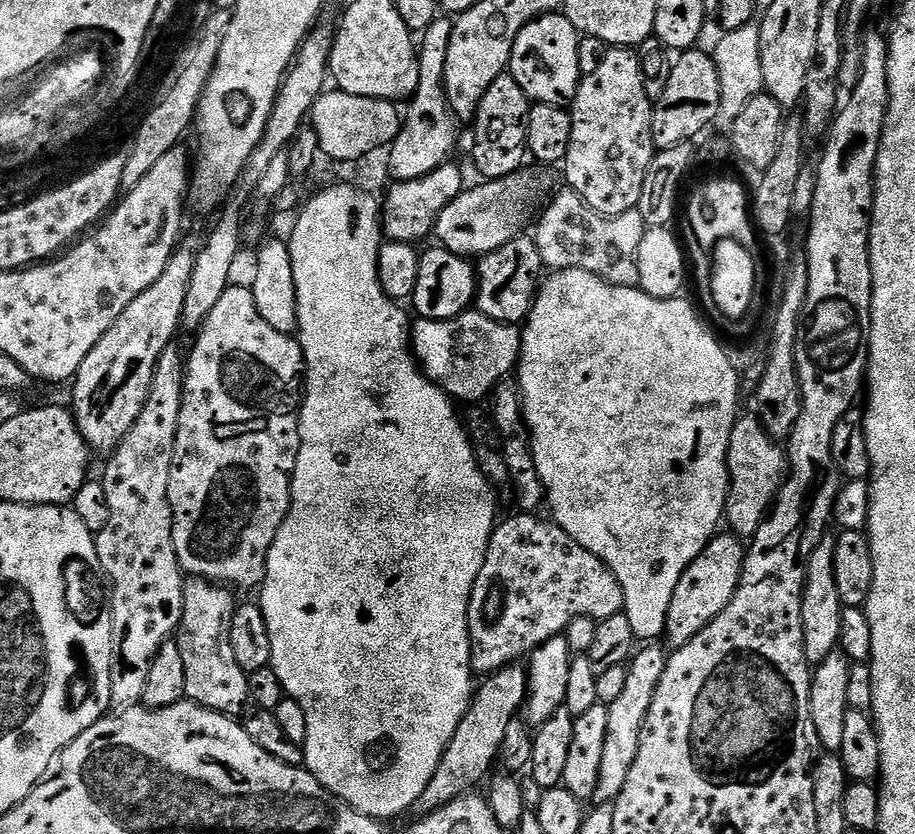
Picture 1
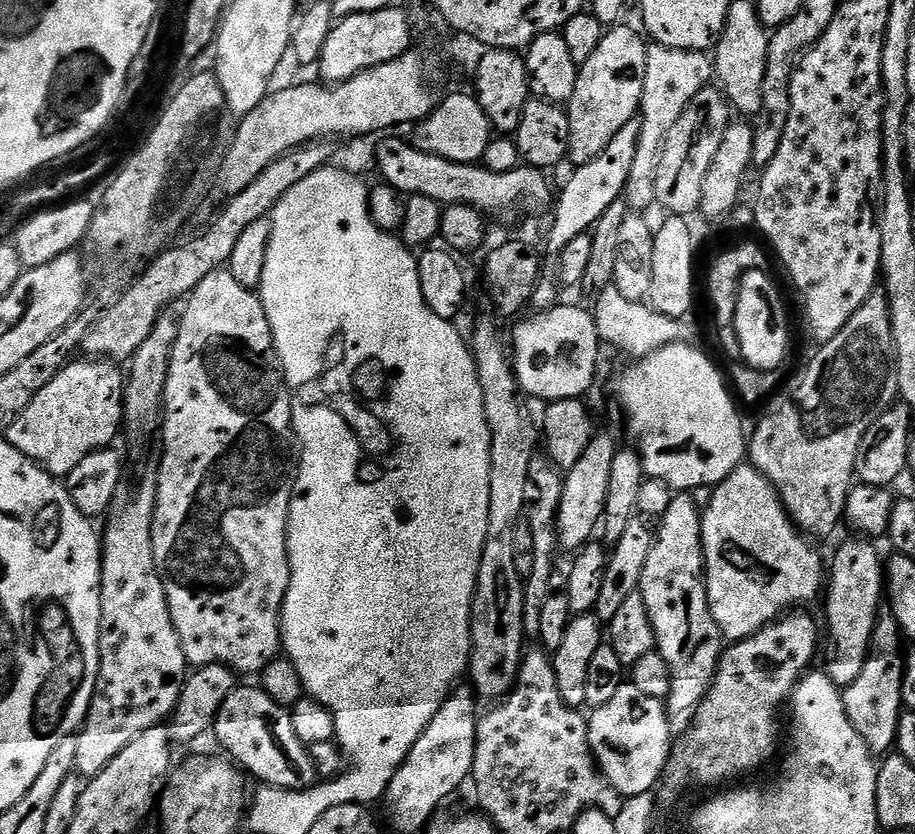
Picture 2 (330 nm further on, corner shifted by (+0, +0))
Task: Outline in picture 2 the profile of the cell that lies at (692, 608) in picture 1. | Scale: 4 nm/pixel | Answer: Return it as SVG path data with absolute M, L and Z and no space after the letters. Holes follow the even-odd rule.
M742 462L721 484L711 489L712 497L702 508L700 533L704 547L704 589L708 592L710 614L718 622L725 641L735 642L761 632L773 620L779 620L786 610L808 606L822 592L826 580L826 564L811 548L809 537L793 524L784 504L772 489L772 484L751 463Z

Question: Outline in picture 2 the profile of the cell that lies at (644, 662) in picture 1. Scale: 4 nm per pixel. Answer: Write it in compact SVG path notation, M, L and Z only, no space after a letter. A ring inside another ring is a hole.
M692 494L673 495L670 506L666 506L666 514L662 518L660 528L656 531L654 546L650 546L650 554L646 558L646 566L642 570L639 595L646 602L646 614L650 614L650 626L656 635L655 651L666 658L666 666L672 671L672 685L666 697L666 708L669 713L691 713L704 701L708 687L716 676L716 667L720 654L726 647L726 641L720 635L718 622L714 622L714 614L710 614L708 592L704 589L704 547L700 533L701 505L696 505Z

